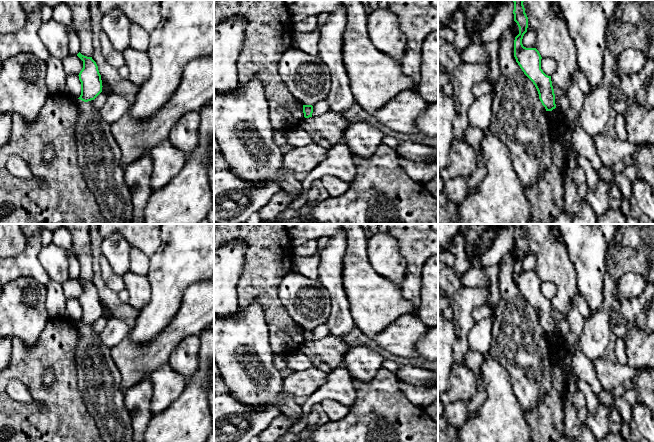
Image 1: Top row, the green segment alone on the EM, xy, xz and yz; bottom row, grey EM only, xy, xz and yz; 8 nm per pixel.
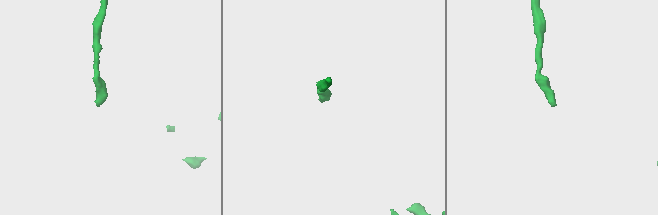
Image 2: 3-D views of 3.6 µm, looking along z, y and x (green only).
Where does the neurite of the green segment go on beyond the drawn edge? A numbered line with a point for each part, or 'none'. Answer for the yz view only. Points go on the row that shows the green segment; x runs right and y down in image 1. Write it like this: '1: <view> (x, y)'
none

